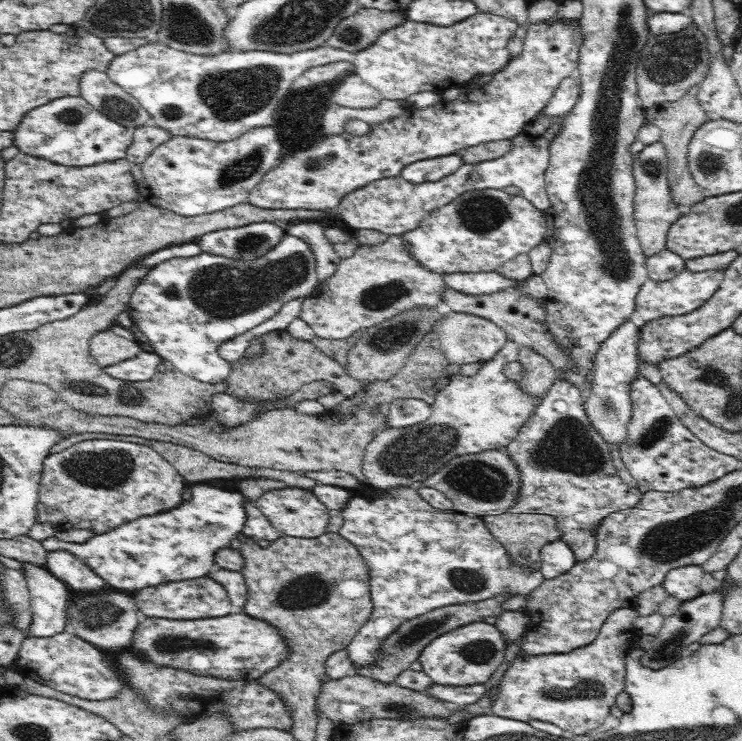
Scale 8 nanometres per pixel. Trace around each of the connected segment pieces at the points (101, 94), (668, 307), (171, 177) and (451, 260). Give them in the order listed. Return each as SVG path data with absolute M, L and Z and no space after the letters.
M86 70L80 84L80 96L125 127L135 129L151 123L146 109L128 92L116 85L106 73Z
M684 269L674 278L664 282L646 280L640 287L640 293L636 298L636 310L645 322L654 321L655 318L675 317L676 315L690 313L700 305L710 300L719 289L723 281L722 270L694 271Z
M273 125L259 126L228 142L212 142L208 139L173 136L165 144L160 144L141 163L144 176L143 190L146 202L184 217L195 217L218 212L231 206L248 203L250 190L254 190L260 179L285 157L278 130Z
M502 189L471 190L454 201L430 212L428 217L410 232L399 235L407 252L426 270L436 274L489 273L498 271L506 261L529 253L540 242L546 241L548 219L528 199L521 195L510 195Z

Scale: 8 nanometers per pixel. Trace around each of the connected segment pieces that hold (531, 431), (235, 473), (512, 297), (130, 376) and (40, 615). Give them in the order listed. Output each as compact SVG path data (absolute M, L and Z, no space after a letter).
M557 379L550 390L539 399L534 413L528 417L526 424L520 428L518 434L504 447L520 467L522 477L522 491L519 502L510 513L536 513L545 514L557 519L558 533L561 540L568 542L576 554L578 562L592 558L597 550L596 531L600 520L614 514L638 506L643 493L628 486L618 475L609 444L596 432L595 427L587 417L583 402L585 393L572 388L569 384Z
M132 436L132 438L124 438L126 442L133 442L138 444L146 445L149 444L156 452L159 452L172 466L185 478L185 480L190 484L194 485L196 483L202 483L207 480L214 480L214 478L222 478L228 481L231 481L232 478L267 478L274 480L282 480L286 482L289 487L300 487L300 489L312 491L316 485L320 482L308 478L302 473L290 472L290 471L281 471L274 469L264 469L264 468L247 468L244 466L236 466L234 464L228 464L225 462L220 462L214 460L211 456L198 452L197 450L192 450L184 445L174 444L171 442L164 442L161 440L148 440L147 438Z
M451 288L446 289L447 292L443 297L444 302L454 312L487 318L504 330L510 341L518 343L523 348L529 347L544 355L544 358L547 358L548 362L551 362L551 365L557 370L571 369L571 360L567 356L567 350L557 345L557 342L553 340L554 335L545 332L547 302L526 297L526 295L518 293L515 288L487 296L467 296Z
M142 352L132 360L124 360L120 364L102 367L102 369L111 377L122 378L123 381L150 380L156 374L156 368L160 362L164 362L164 360L158 354Z
M25 564L24 576L27 580L32 603L33 626L28 637L48 638L54 634L67 632L68 591L70 588L56 578L46 568Z

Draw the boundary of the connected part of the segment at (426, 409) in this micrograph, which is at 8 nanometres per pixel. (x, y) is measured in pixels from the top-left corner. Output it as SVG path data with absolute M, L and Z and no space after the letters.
M415 398L396 399L388 405L389 431L394 428L402 429L405 426L424 422L430 418L433 412L433 408L430 404Z

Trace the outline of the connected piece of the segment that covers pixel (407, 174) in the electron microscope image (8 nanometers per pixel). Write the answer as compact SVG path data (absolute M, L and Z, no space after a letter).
M454 153L414 162L413 164L405 166L401 170L400 176L404 178L404 180L414 184L438 182L438 180L444 178L444 176L456 172L463 164L463 157Z

